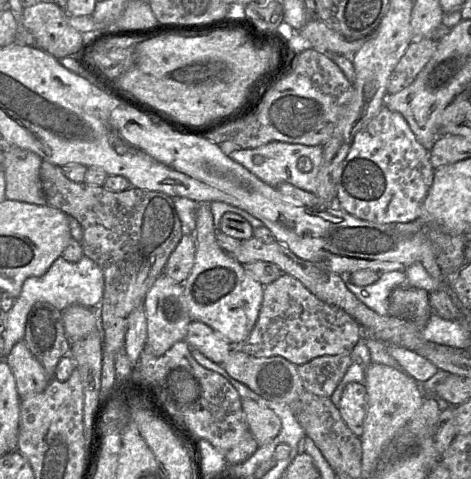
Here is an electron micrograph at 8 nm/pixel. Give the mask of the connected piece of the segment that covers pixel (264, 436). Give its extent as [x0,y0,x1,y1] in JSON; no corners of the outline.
[241,398,282,445]

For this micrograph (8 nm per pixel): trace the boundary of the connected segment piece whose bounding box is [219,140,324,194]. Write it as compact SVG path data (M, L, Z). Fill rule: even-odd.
M231 140L219 144L223 153L232 160L244 166L252 174L257 176L266 184L277 187L283 182L316 194L318 188L318 172L323 159L323 146L306 146L302 144L291 144L281 141L272 141L257 148L242 149ZM306 156L312 162L312 169L309 172L301 172L297 167L297 161L300 157Z

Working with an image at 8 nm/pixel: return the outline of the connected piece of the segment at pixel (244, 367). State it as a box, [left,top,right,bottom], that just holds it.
[221,342,305,405]

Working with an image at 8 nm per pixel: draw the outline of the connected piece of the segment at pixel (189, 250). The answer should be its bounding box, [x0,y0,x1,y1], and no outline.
[163,230,196,283]

